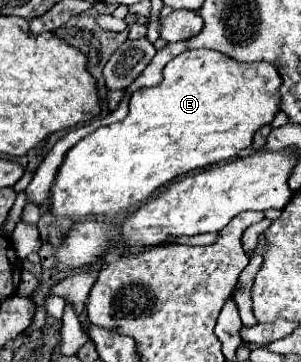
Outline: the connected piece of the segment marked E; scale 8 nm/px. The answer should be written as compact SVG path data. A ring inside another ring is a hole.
M214 50L182 52L166 64L164 80L158 86L140 88L132 94L130 112L122 122L98 128L68 150L50 190L50 208L54 216L114 218L150 198L154 190L168 184L172 178L234 158L252 144L252 136L258 128L272 124L280 110L280 86L282 78L270 62L242 64Z

